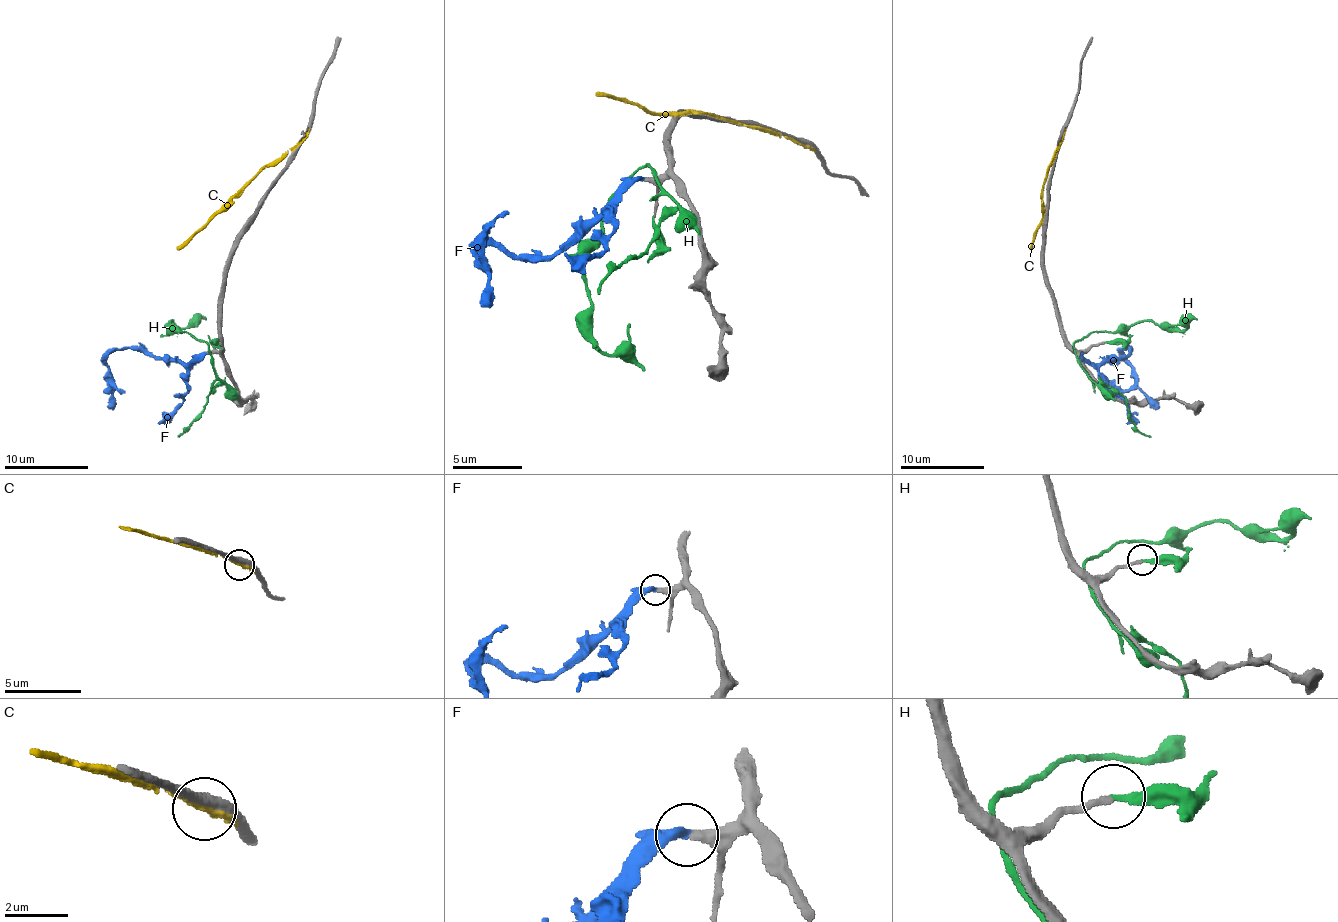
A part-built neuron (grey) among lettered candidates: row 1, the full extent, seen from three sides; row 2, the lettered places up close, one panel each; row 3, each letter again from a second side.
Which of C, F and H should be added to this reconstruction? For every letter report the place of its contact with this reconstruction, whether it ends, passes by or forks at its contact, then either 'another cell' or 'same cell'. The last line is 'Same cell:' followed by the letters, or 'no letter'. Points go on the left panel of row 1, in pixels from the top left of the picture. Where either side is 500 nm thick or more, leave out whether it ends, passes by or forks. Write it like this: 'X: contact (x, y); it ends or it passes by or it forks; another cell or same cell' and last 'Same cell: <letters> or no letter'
C: contact (300, 141); it passes by; another cell
F: contact (205, 353); it ends; same cell
H: contact (211, 341); it ends; another cell
Same cell: F

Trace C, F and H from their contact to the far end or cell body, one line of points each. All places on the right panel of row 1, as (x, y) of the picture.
C: (1062, 140), (1041, 191), (1043, 222), (1037, 228), (1030, 249)
F: (1083, 353), (1095, 364), (1120, 360), (1129, 351), (1126, 347), (1122, 349), (1135, 383), (1129, 389), (1101, 393)
H: (1106, 341), (1087, 337), (1074, 343), (1078, 364), (1093, 381), (1106, 383), (1124, 397), (1133, 424), (1151, 437)

